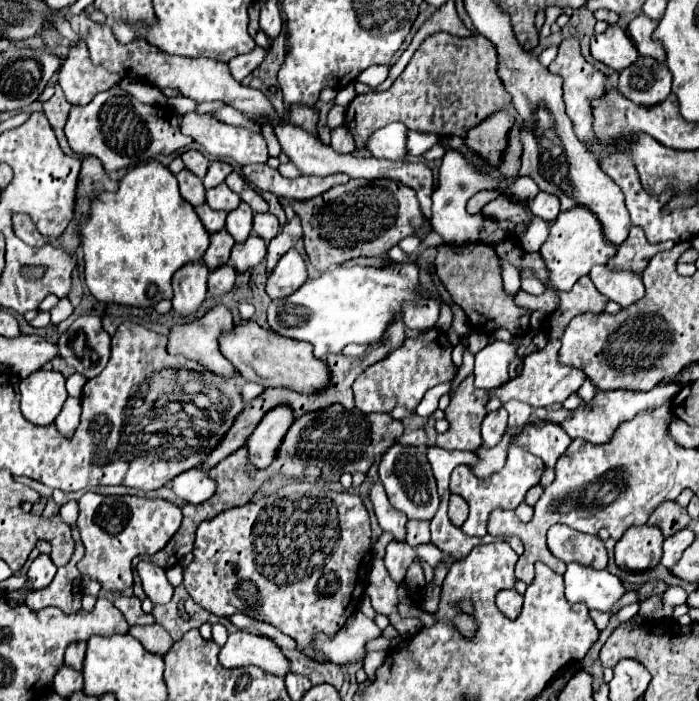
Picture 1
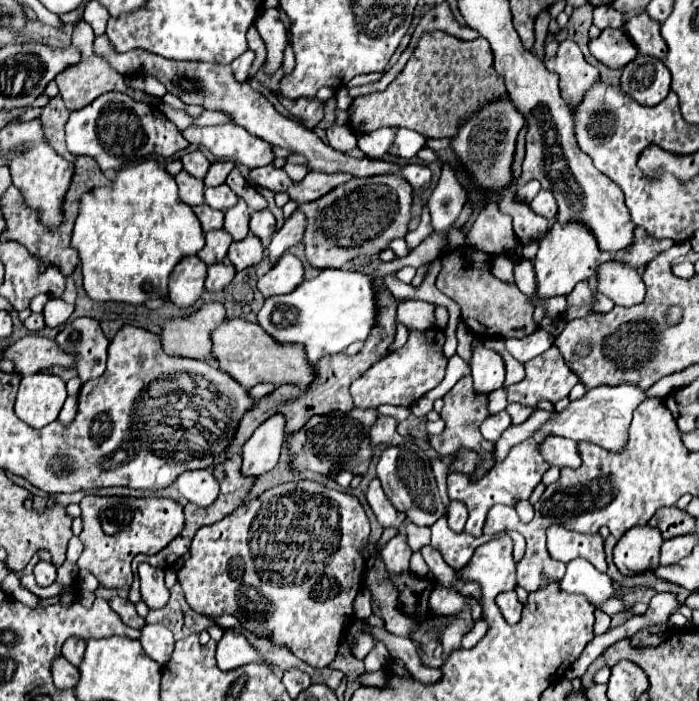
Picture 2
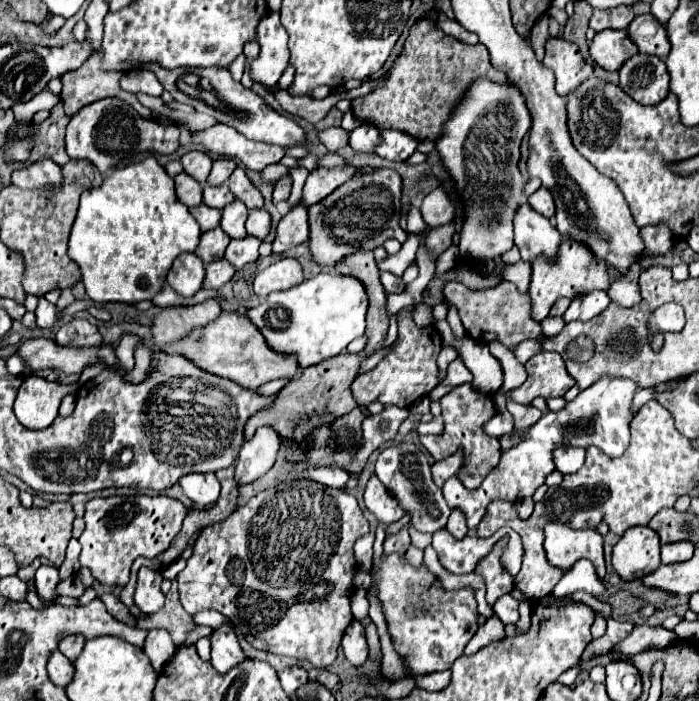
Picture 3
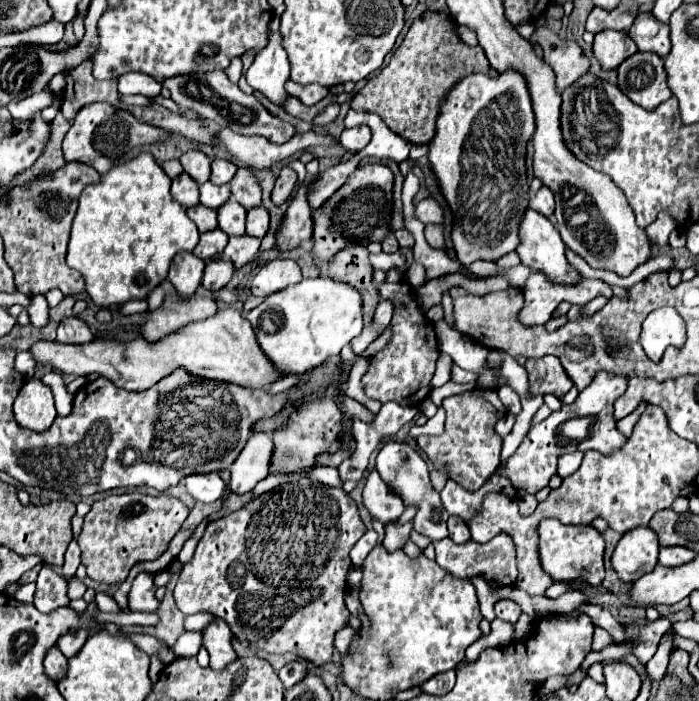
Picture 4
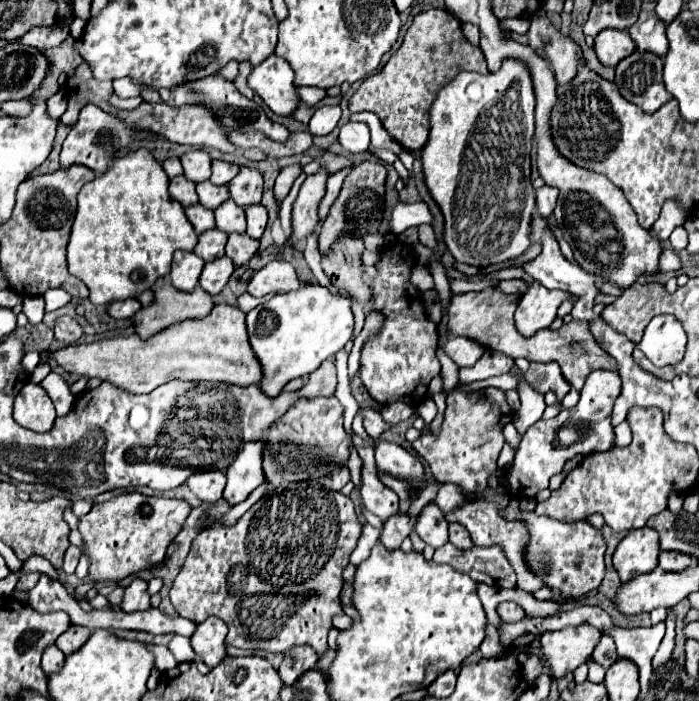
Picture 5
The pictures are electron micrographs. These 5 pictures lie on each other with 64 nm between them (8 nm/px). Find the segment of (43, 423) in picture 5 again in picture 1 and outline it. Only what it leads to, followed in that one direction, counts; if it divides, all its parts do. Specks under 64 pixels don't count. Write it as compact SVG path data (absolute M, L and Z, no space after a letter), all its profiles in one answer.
M36 370L20 382L20 410L26 420L38 426L52 424L68 398L66 378L56 370Z

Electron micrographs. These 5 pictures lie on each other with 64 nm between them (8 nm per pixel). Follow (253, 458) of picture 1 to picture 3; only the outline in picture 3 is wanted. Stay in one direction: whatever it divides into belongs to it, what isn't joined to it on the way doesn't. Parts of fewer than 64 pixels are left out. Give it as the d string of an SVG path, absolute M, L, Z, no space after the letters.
M272 426L256 430L254 438L246 440L236 460L236 482L248 484L264 476L276 462L280 450L280 434Z

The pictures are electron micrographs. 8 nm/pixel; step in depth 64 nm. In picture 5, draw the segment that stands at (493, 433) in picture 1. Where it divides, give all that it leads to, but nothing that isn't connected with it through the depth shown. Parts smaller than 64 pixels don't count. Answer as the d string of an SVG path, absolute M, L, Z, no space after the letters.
M513 423L507 424L503 428L503 435L505 437L505 441L514 448L514 451L517 450L519 443L521 442L522 436L517 433L516 428L514 427Z

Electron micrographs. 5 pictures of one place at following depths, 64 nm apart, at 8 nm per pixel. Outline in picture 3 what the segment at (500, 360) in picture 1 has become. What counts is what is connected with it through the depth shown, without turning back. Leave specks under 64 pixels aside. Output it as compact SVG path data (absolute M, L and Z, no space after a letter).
M440 320L434 324L444 340L444 346L454 346L458 350L458 356L464 360L466 368L474 374L472 386L482 392L482 394L494 394L500 386L502 386L502 366L500 362L490 354L486 344L480 344L476 340L464 338L464 340L456 340L454 334L450 332L450 326L446 320Z

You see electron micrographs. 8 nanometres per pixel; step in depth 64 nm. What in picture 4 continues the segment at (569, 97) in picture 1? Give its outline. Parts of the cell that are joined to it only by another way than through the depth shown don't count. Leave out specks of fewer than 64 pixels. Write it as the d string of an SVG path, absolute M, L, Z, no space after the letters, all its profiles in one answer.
M536 24L536 32L530 42L538 42L544 50L544 62L556 74L558 92L572 86L582 74L590 70L590 60L582 54L582 48L572 40L562 40L548 30L546 24Z

